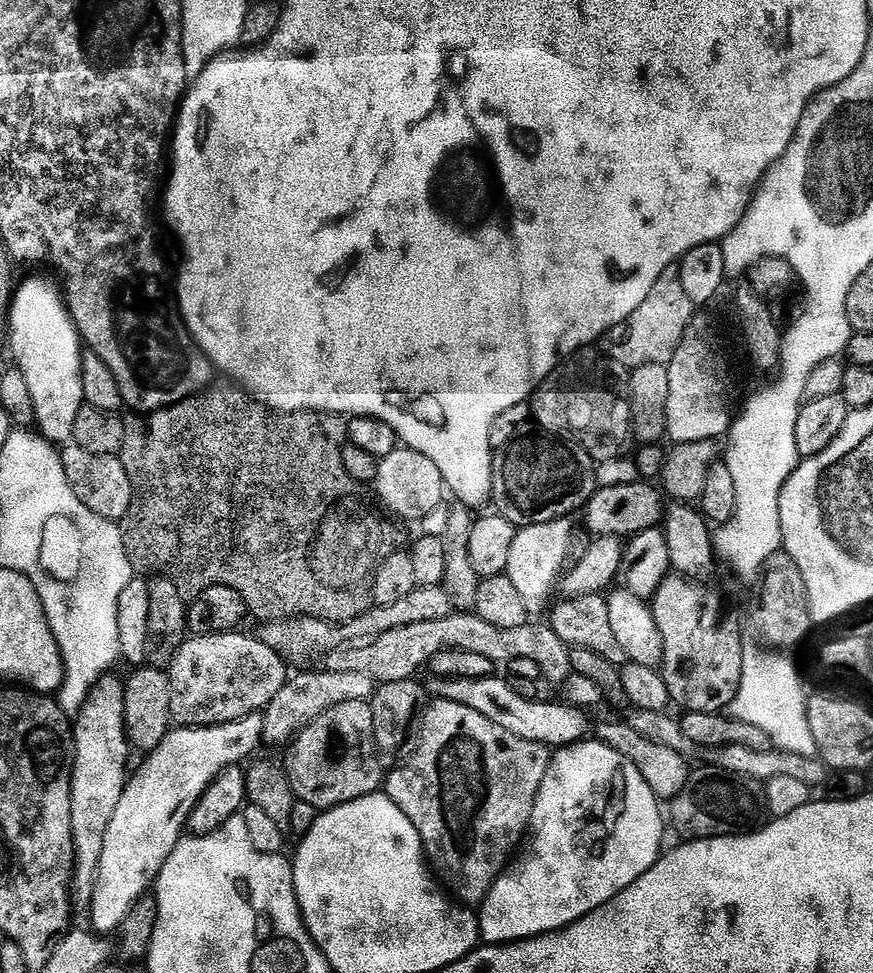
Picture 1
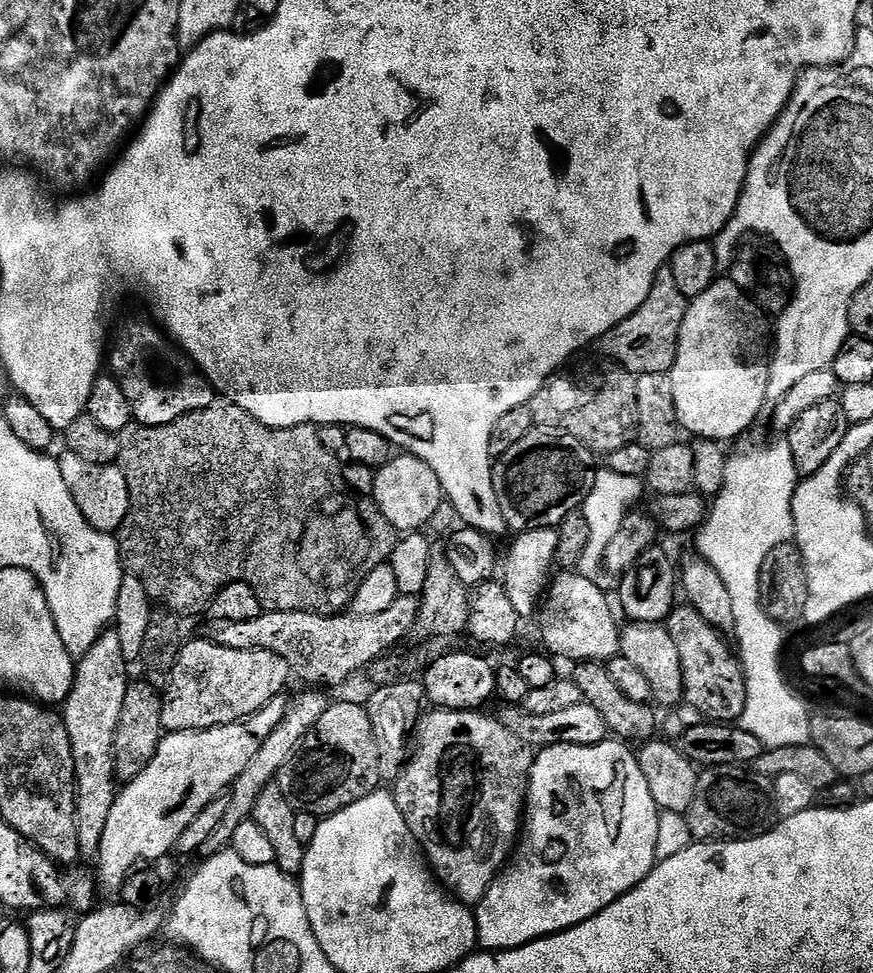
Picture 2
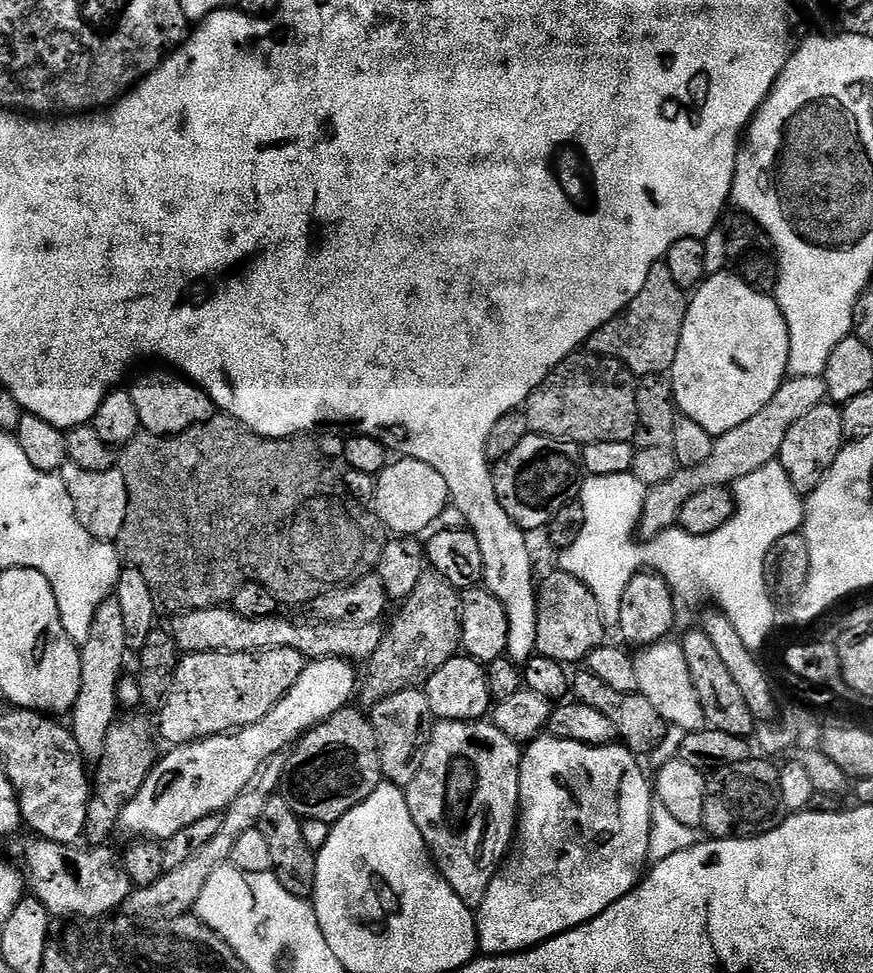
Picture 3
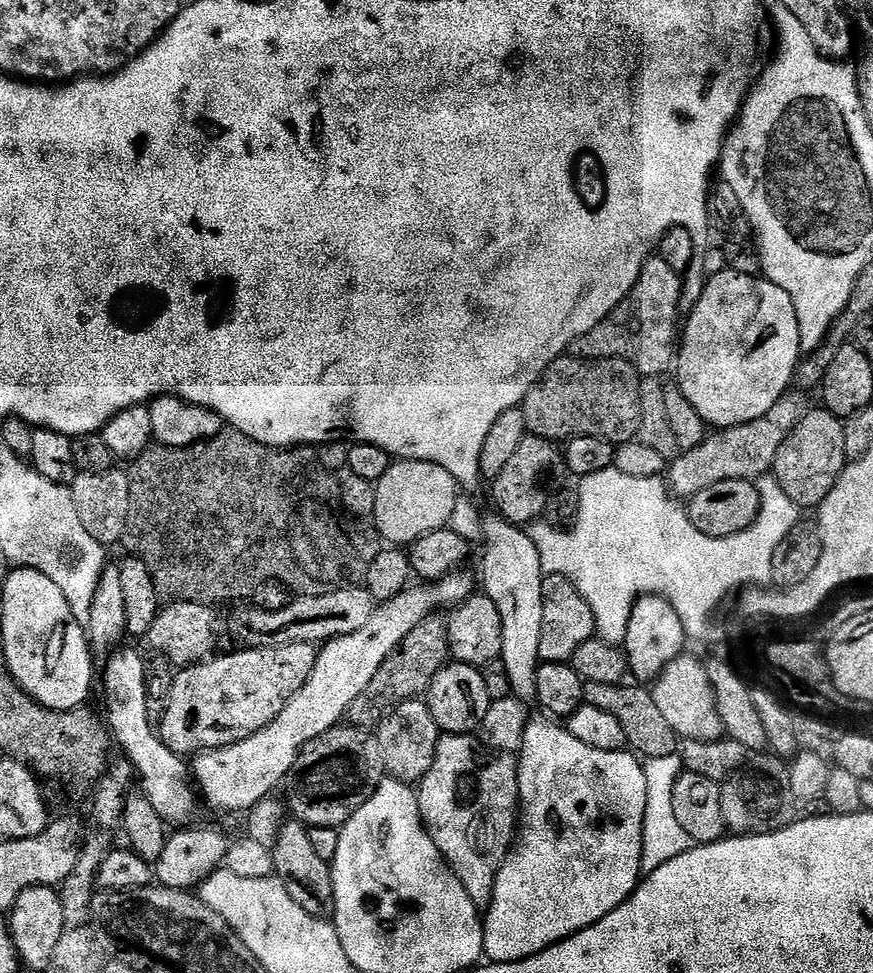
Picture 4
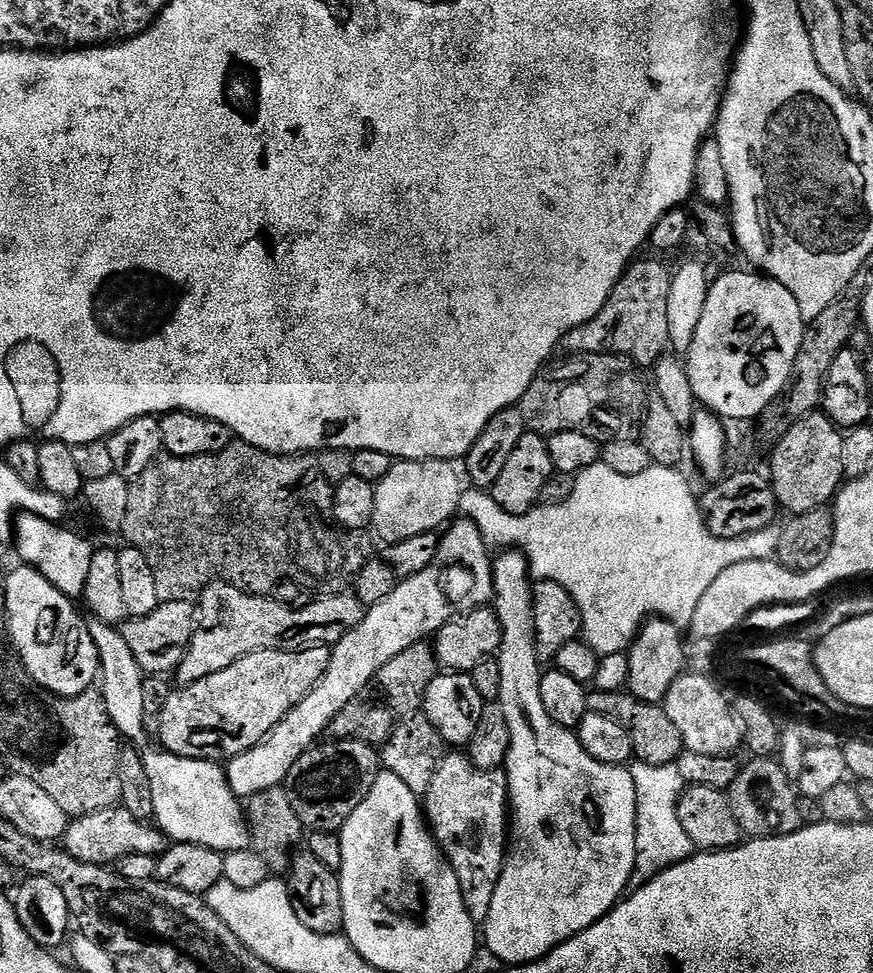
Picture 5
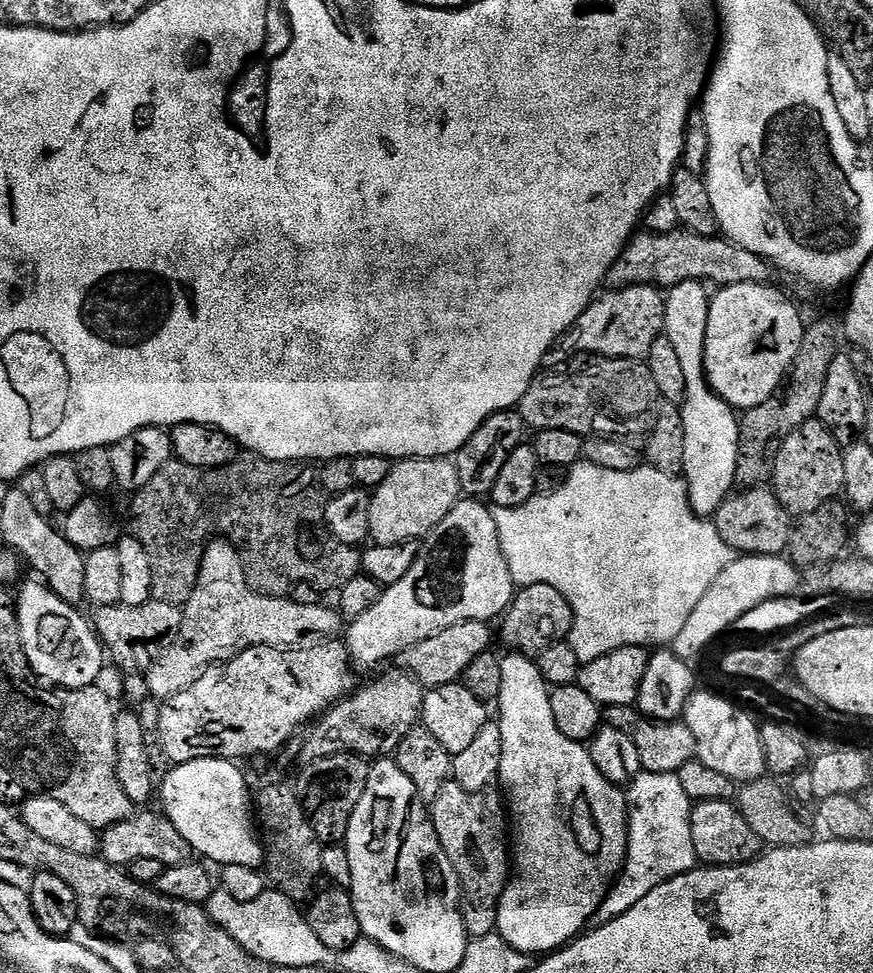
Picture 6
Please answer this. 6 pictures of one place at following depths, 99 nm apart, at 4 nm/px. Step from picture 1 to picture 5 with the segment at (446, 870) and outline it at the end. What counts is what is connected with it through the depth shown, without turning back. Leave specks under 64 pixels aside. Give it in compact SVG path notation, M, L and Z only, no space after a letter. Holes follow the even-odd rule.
M452 754L445 755L444 760L438 766L438 770L434 774L434 782L430 782L430 790L428 795L423 797L422 808L426 813L426 823L432 829L432 835L436 838L436 843L440 845L441 851L444 853L448 863L451 864L452 869L456 871L456 877L460 883L462 890L462 898L466 910L470 914L470 918L477 922L484 921L490 914L490 902L494 902L494 890L498 886L498 878L504 869L504 858L506 855L506 845L510 840L510 801L508 798L508 773L504 770L482 771L475 767L469 760L467 755L452 756Z

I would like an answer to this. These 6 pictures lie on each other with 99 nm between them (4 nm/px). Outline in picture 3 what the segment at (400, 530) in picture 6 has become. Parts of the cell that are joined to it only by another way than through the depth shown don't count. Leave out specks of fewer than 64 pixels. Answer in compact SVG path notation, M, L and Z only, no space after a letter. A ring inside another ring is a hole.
M396 458L376 477L374 511L388 532L397 536L419 537L427 533L439 521L442 510L449 504L446 478L442 478L434 466L426 466L426 462Z

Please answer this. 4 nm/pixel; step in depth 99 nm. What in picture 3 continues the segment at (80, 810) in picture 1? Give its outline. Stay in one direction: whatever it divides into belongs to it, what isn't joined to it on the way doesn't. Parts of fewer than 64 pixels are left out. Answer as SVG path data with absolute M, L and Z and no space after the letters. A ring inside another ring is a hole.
M109 598L98 606L94 613L94 623L90 625L90 638L80 648L80 661L82 662L82 686L78 690L78 702L74 702L70 713L70 727L72 737L78 742L80 753L85 761L96 762L102 754L106 734L109 733L113 723L118 719L118 686L120 677L125 675L124 659L130 655L128 639L126 638L126 625L122 618L122 606L118 606L115 598Z

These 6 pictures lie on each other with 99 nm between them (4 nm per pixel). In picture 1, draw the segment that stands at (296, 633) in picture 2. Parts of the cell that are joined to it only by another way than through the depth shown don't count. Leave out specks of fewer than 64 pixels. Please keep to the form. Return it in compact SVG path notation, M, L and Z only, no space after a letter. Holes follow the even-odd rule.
M417 587L406 598L398 602L390 602L390 606L372 606L358 618L348 621L346 627L333 626L323 620L296 616L293 620L274 620L263 625L258 632L258 639L270 650L274 650L284 659L284 663L296 670L308 670L333 652L343 649L352 642L364 642L386 634L390 630L398 630L398 626L414 626L414 622L438 622L438 618L446 618L450 614L448 595L443 587L422 588ZM348 631L348 632L347 632ZM348 636L352 640L348 640ZM348 640L348 641L347 641Z

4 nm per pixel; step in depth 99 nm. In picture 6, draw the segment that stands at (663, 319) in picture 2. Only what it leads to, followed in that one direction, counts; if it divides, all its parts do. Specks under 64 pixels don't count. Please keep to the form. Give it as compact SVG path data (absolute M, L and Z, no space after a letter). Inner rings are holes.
M635 284L605 291L560 337L558 348L564 352L576 352L572 354L643 361L650 354L650 346L654 346L663 333L664 299L665 293L654 284Z

